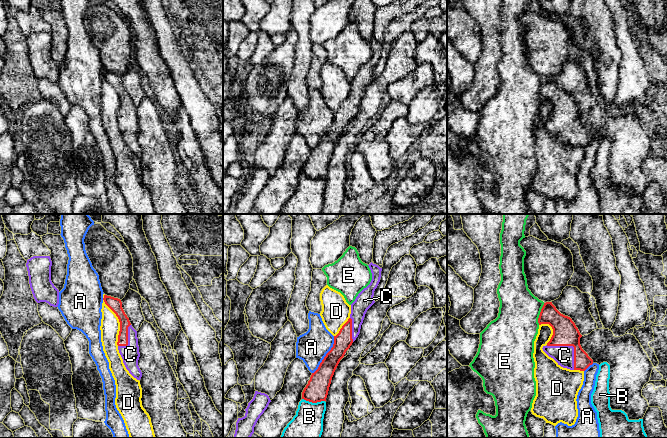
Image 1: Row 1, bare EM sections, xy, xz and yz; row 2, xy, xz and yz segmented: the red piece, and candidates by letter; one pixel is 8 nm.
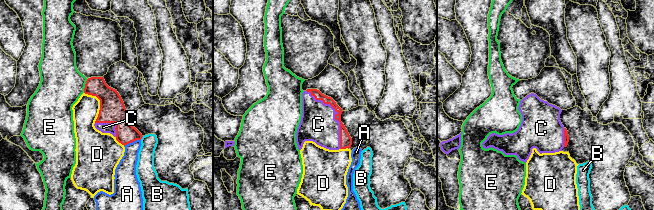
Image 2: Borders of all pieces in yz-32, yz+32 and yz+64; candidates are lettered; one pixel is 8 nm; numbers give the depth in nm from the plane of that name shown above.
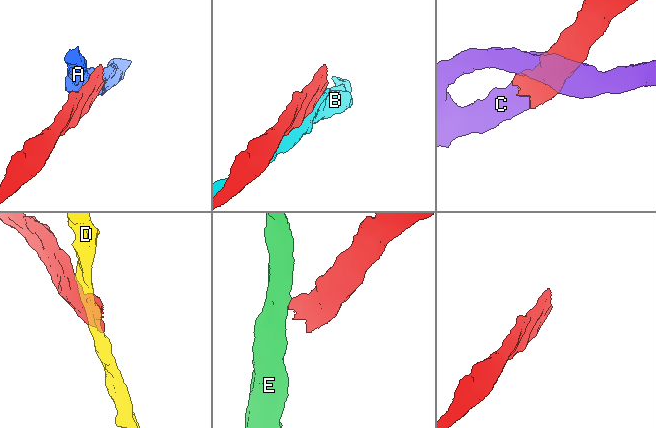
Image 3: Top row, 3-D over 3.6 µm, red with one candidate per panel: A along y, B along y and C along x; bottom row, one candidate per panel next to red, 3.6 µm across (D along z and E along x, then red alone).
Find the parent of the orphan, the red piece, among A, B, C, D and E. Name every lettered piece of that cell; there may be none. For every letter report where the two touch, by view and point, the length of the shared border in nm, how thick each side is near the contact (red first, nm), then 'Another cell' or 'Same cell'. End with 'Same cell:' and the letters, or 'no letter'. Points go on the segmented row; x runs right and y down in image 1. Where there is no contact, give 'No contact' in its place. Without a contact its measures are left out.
A: Touches red at xz (326, 355). Shared border 360 nm. Thickness 170 nm (red) against 260 nm. Another cell
B: Touches red at xz (313, 402). Shared border 190 nm. Thickness 180 nm (red) against 280 nm. Another cell
C: Touches red at yz (571, 345). Shared border 300 nm. Thickness 200 nm (red) against 160 nm. Same cell
D: Touches red at xy (119, 320). Shared border 440 nm. Thickness 110 nm (red) against 160 nm. Another cell
E: Touches red at yz (540, 314). Shared border 180 nm. Thickness 200 nm (red) against 360 nm. Another cell
Same cell: C

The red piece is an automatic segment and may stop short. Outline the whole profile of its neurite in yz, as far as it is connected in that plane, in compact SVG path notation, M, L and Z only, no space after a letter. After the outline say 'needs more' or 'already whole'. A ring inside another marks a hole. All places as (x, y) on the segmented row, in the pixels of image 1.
M552 302L544 303L539 318L539 325L549 324L553 335L543 351L553 358L558 365L570 370L585 371L593 360L580 345L580 334L572 319L561 314Z; needs more

